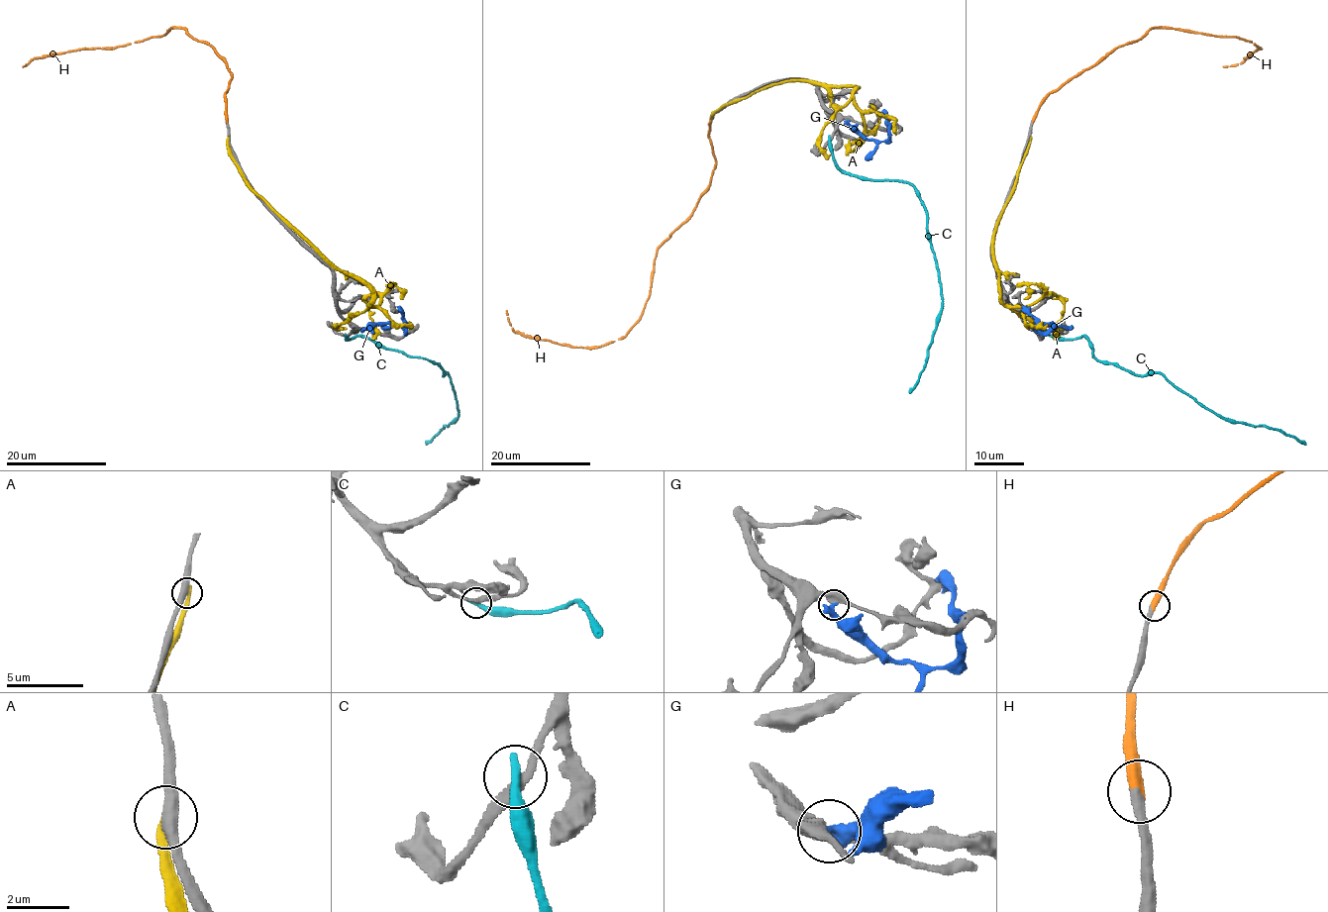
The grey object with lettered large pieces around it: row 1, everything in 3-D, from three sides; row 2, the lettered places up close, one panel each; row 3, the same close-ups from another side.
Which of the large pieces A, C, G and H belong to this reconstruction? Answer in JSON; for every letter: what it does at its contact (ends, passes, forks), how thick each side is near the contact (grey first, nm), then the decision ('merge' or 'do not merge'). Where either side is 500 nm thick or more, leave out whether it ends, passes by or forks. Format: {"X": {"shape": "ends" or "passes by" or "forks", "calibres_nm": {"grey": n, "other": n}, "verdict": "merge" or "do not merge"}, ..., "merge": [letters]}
{"A": {"shape": "ends", "calibres_nm": {"grey": 380, "other": 300}, "verdict": "do not merge"}, "C": {"shape": "ends", "calibres_nm": {"grey": 280, "other": 360}, "verdict": "do not merge"}, "G": {"calibres_nm": {"grey": 440, "other": 500}, "verdict": "do not merge"}, "H": {"shape": "ends", "calibres_nm": {"grey": 320, "other": 400}, "verdict": "merge"}, "merge": ["H"]}

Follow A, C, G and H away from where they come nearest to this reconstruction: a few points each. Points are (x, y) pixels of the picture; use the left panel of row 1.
A: (227, 139), (244, 180), (329, 260), (354, 274), (370, 290), (370, 305), (380, 295), (366, 298), (372, 340)
C: (345, 336), (372, 340), (386, 348), (432, 360), (443, 375), (447, 373), (451, 378), (458, 416), (425, 444)
G: (363, 329), (384, 323), (400, 326), (404, 332), (405, 321), (399, 305)
H: (227, 120), (225, 93), (232, 76), (210, 45), (194, 40), (183, 29), (118, 48), (33, 58), (23, 67)

